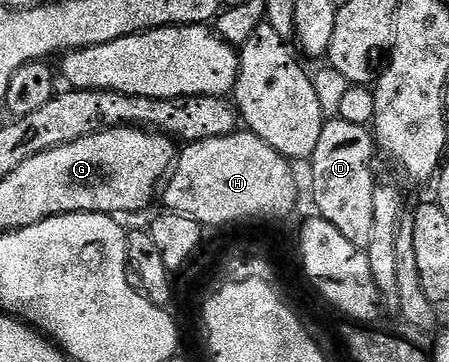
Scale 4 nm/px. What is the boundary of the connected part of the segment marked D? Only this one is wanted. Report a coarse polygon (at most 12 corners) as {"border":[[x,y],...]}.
{"border":[[327,119],[310,159],[312,202],[350,244],[374,233],[368,126]]}

